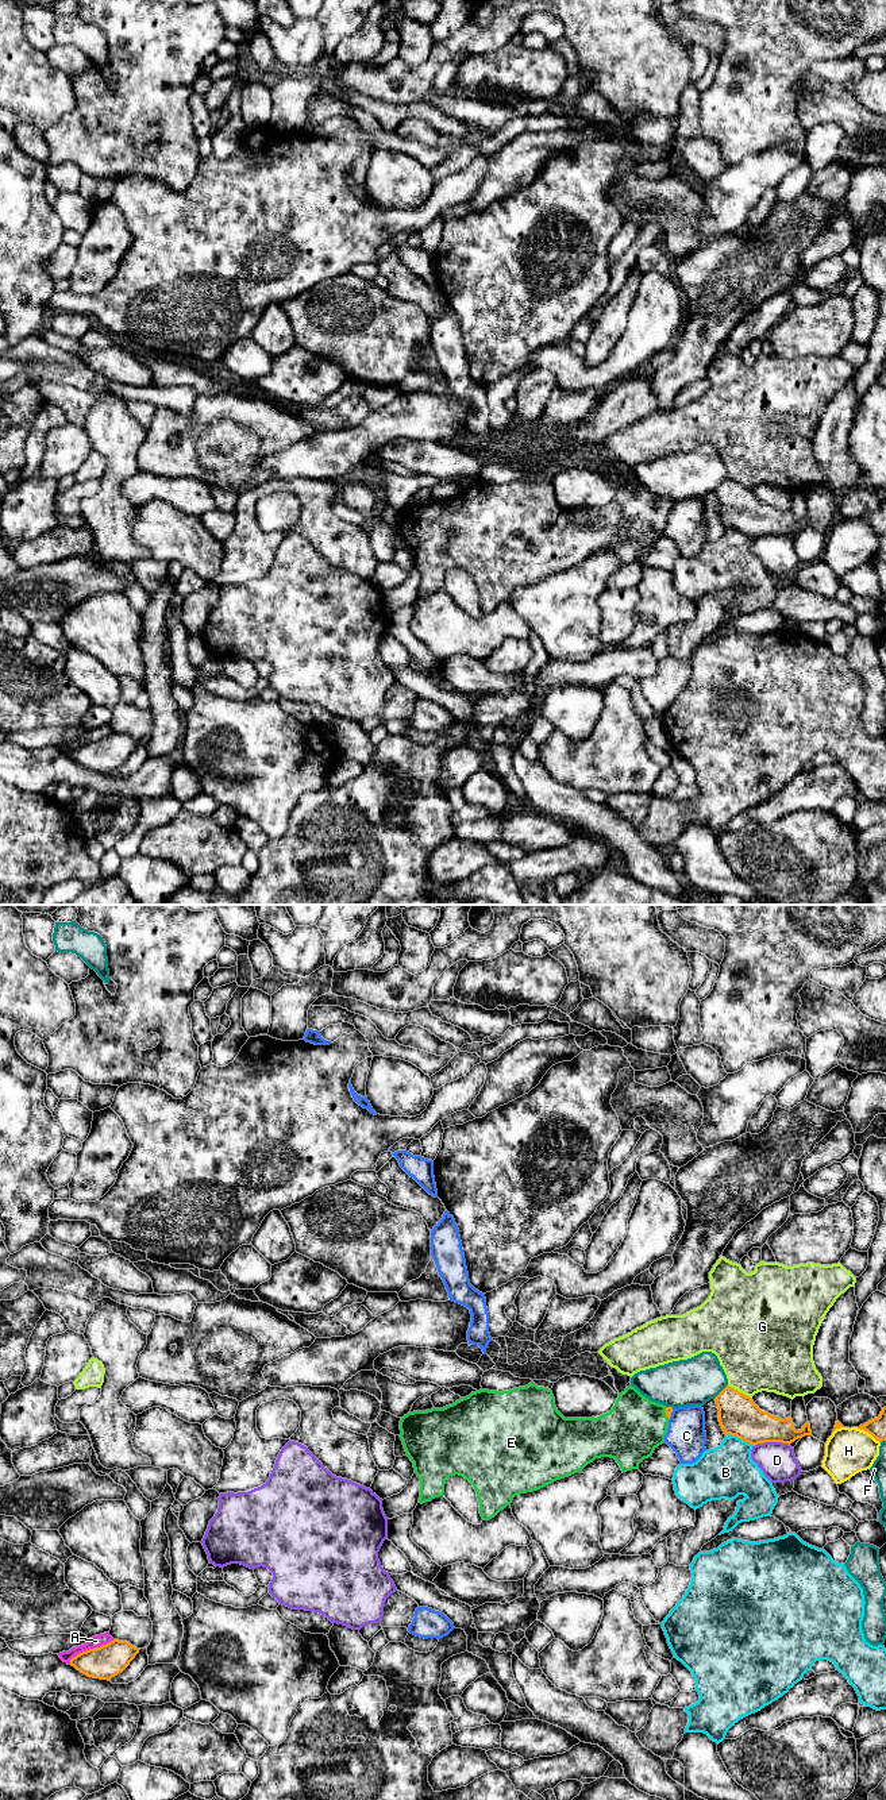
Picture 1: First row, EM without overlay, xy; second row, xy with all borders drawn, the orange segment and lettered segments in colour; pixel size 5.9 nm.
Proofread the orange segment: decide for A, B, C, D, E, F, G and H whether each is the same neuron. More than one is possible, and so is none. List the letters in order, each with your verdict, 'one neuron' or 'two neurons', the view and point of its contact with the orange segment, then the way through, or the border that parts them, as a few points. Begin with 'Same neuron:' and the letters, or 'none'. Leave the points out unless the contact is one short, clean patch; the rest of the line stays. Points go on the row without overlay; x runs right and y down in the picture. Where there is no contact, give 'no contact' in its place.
Same neuron: E
A: two neurons | xy (89, 742) | along xy (114, 732), (77, 746), (69, 756)
B: two neurons | xy (740, 531)
C: two neurons | xy (670, 507)
D: two neurons | xy (770, 534)
E: one neuron | xy (665, 504)
F: two neurons | xy (721, 484)
G: two neurons | xy (740, 485)
H: two neurons | xy (869, 525)

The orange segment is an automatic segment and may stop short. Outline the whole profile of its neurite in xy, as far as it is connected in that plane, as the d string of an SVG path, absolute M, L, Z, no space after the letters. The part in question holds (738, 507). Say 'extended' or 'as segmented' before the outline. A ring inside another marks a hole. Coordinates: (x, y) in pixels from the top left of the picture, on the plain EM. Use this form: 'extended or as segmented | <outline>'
as segmented | M729 478L714 493L724 527L736 528L754 539L764 535L791 536L798 531L812 528L809 514L801 523L796 523L791 509L781 512L764 505L752 490Z

